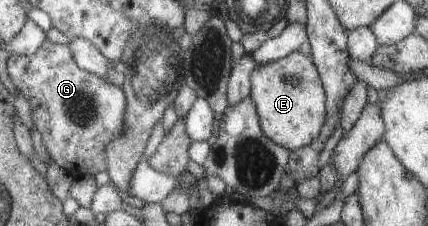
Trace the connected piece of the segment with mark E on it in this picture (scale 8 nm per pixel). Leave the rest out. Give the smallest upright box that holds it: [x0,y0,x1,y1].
[251,50,327,150]

